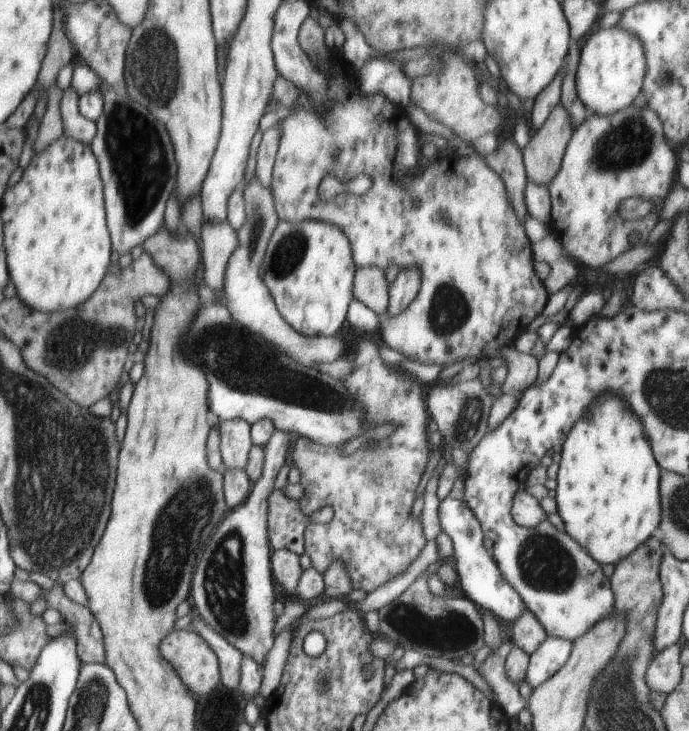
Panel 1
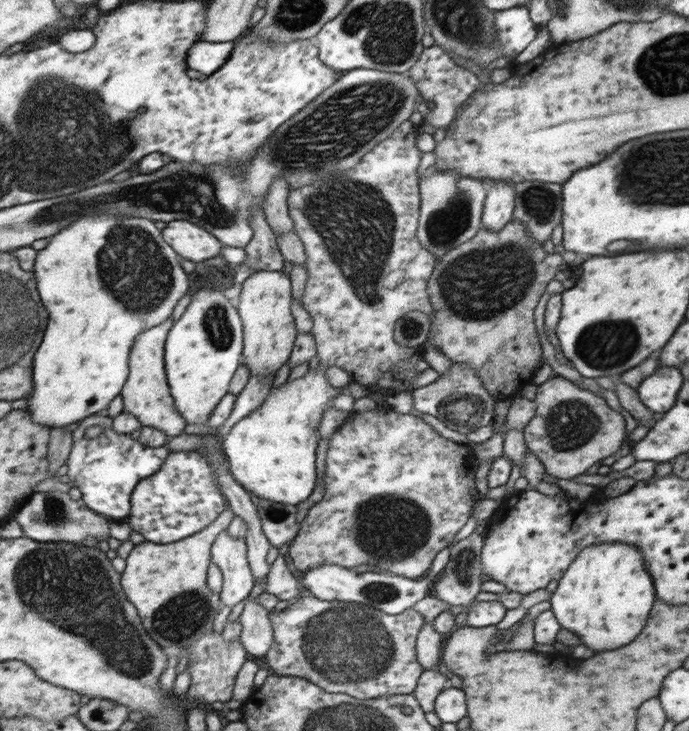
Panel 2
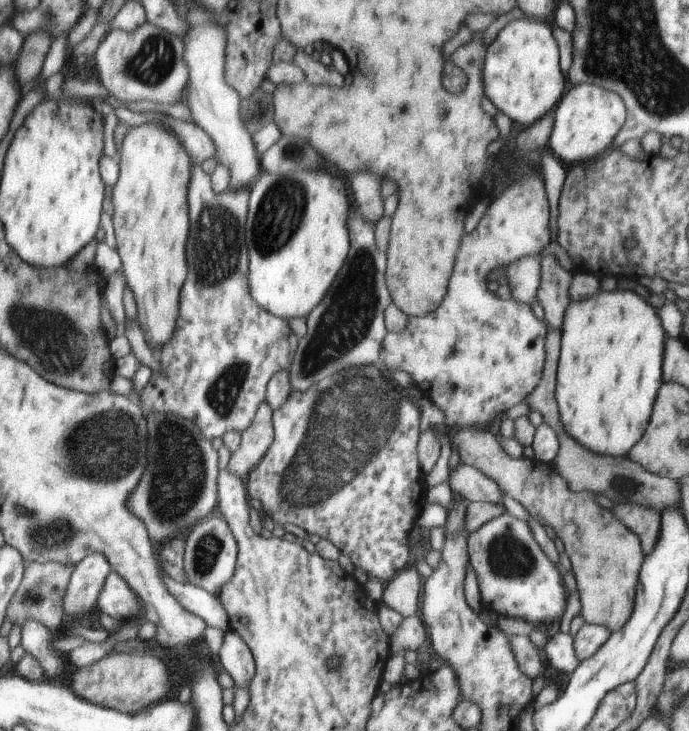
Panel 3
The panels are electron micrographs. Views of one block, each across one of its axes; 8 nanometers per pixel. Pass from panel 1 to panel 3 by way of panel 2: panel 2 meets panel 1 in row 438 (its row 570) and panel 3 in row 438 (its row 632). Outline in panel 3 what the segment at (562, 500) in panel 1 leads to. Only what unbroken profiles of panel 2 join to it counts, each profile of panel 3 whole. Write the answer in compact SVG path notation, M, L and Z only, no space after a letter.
M598 290L590 298L570 301L561 326L555 399L565 431L575 441L596 454L624 456L640 440L662 384L664 340L666 336L656 310L630 290Z

